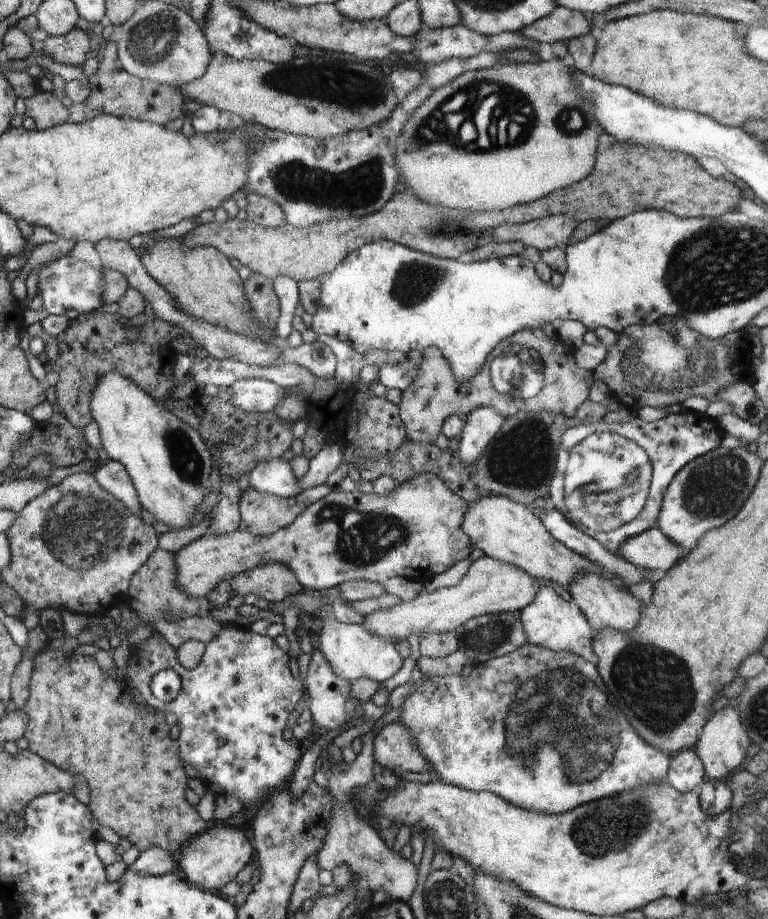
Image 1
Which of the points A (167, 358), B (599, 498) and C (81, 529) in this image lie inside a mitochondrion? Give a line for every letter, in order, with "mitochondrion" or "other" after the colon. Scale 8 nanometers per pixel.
A: other
B: mitochondrion
C: mitochondrion

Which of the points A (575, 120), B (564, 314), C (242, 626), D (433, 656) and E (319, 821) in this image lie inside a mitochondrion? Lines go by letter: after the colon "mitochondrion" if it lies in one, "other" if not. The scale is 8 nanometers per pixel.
A: mitochondrion
B: other
C: other
D: other
E: other

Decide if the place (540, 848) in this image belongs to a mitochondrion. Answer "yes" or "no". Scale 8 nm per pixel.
no

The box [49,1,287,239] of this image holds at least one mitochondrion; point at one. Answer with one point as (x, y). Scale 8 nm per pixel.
(143, 40)

